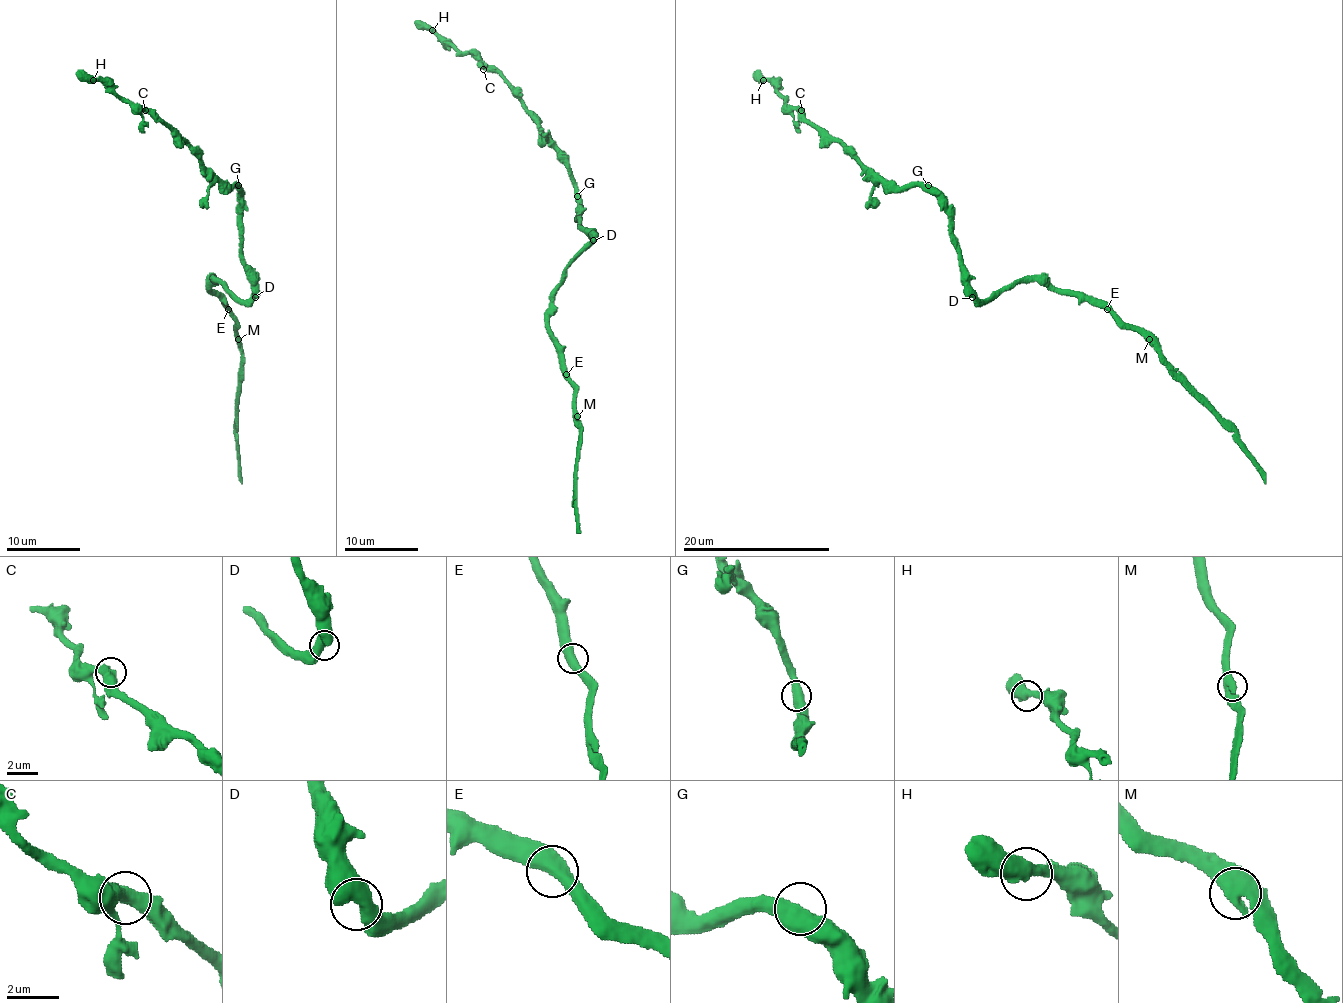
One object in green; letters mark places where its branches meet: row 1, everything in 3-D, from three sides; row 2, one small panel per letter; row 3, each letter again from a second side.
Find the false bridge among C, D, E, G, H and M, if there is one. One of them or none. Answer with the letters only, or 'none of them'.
none of them

